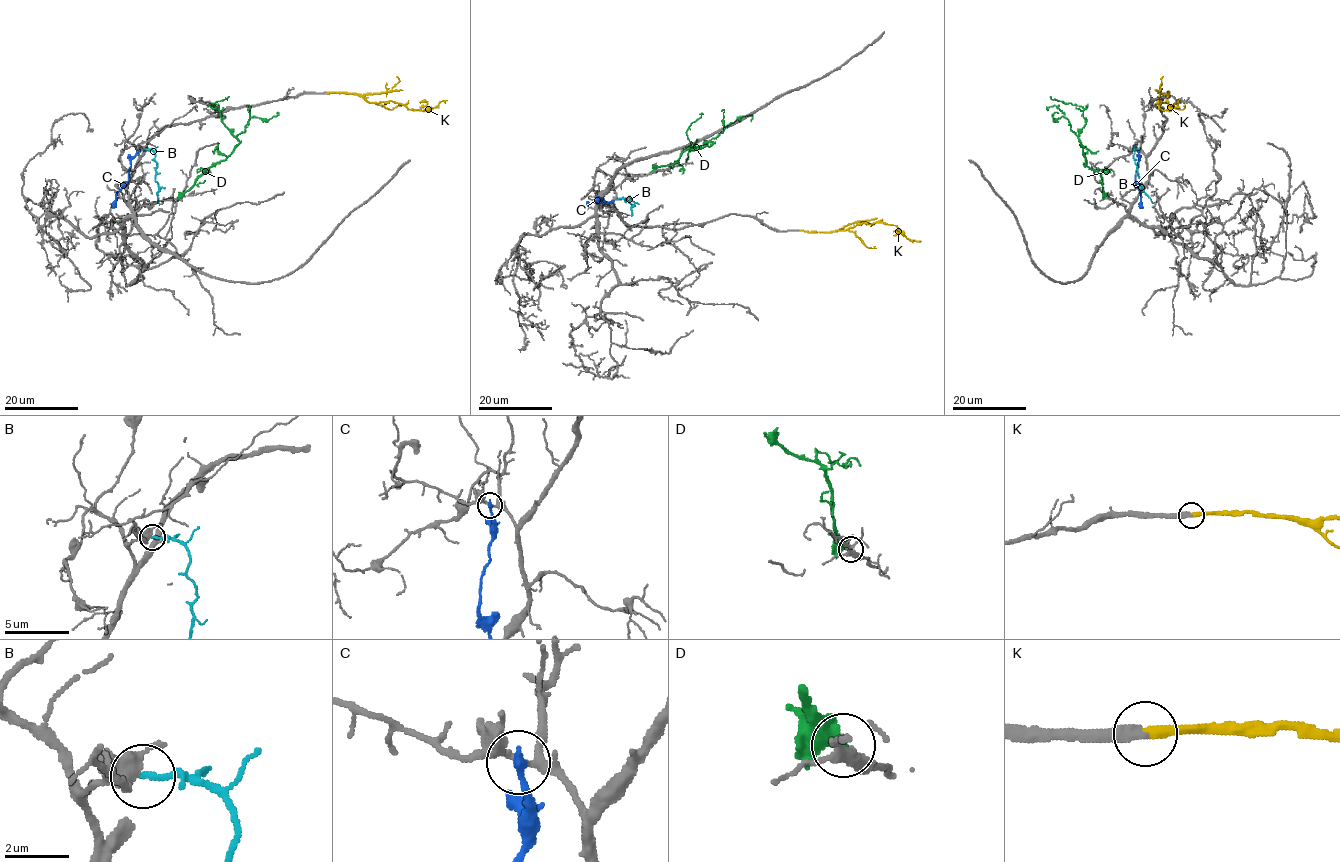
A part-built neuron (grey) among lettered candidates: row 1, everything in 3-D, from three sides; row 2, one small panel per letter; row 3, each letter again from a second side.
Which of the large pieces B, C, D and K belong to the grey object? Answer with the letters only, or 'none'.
K

